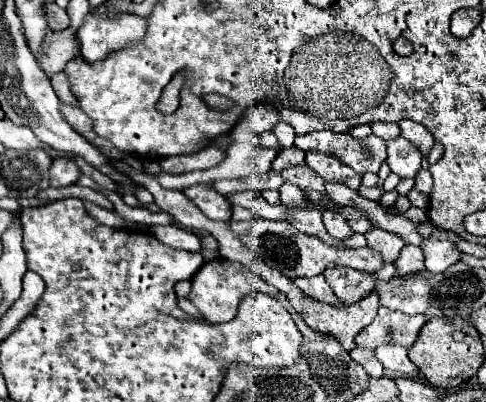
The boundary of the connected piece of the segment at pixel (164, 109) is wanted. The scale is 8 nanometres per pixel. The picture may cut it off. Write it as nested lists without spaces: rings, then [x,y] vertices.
[[[174,75],[174,79],[164,87],[162,97],[160,97],[160,101],[156,103],[156,109],[158,109],[160,113],[168,115],[168,113],[174,113],[174,111],[178,109],[178,95],[180,95],[182,83],[184,83],[182,75]]]

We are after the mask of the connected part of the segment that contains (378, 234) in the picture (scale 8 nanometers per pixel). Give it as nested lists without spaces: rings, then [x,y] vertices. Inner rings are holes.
[[[378,227],[370,229],[368,233],[364,233],[364,237],[368,241],[366,247],[378,251],[382,255],[384,263],[394,263],[398,259],[398,255],[400,255],[402,247],[404,247],[404,241],[398,235],[388,233],[388,231],[382,231]]]

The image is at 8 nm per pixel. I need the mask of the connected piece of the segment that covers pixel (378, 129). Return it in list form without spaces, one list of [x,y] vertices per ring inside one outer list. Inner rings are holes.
[[[374,123],[372,129],[374,129],[374,135],[382,139],[394,139],[400,135],[400,127],[396,123]]]

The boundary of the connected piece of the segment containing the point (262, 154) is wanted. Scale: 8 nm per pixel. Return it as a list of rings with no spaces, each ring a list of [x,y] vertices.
[[[272,103],[252,105],[242,116],[242,121],[239,121],[231,131],[233,141],[228,145],[228,149],[226,149],[226,159],[224,159],[220,165],[216,165],[216,167],[212,167],[212,169],[204,169],[204,171],[190,171],[190,173],[184,173],[184,175],[170,175],[170,173],[164,173],[164,171],[162,171],[162,173],[154,175],[154,179],[156,179],[162,187],[166,187],[166,189],[184,191],[184,189],[192,187],[194,183],[212,183],[212,181],[218,181],[218,179],[238,179],[238,177],[248,177],[248,175],[266,173],[266,171],[270,171],[272,161],[274,161],[274,157],[278,155],[278,149],[262,147],[259,136],[265,131],[271,131],[279,120],[278,109],[276,109]]]

